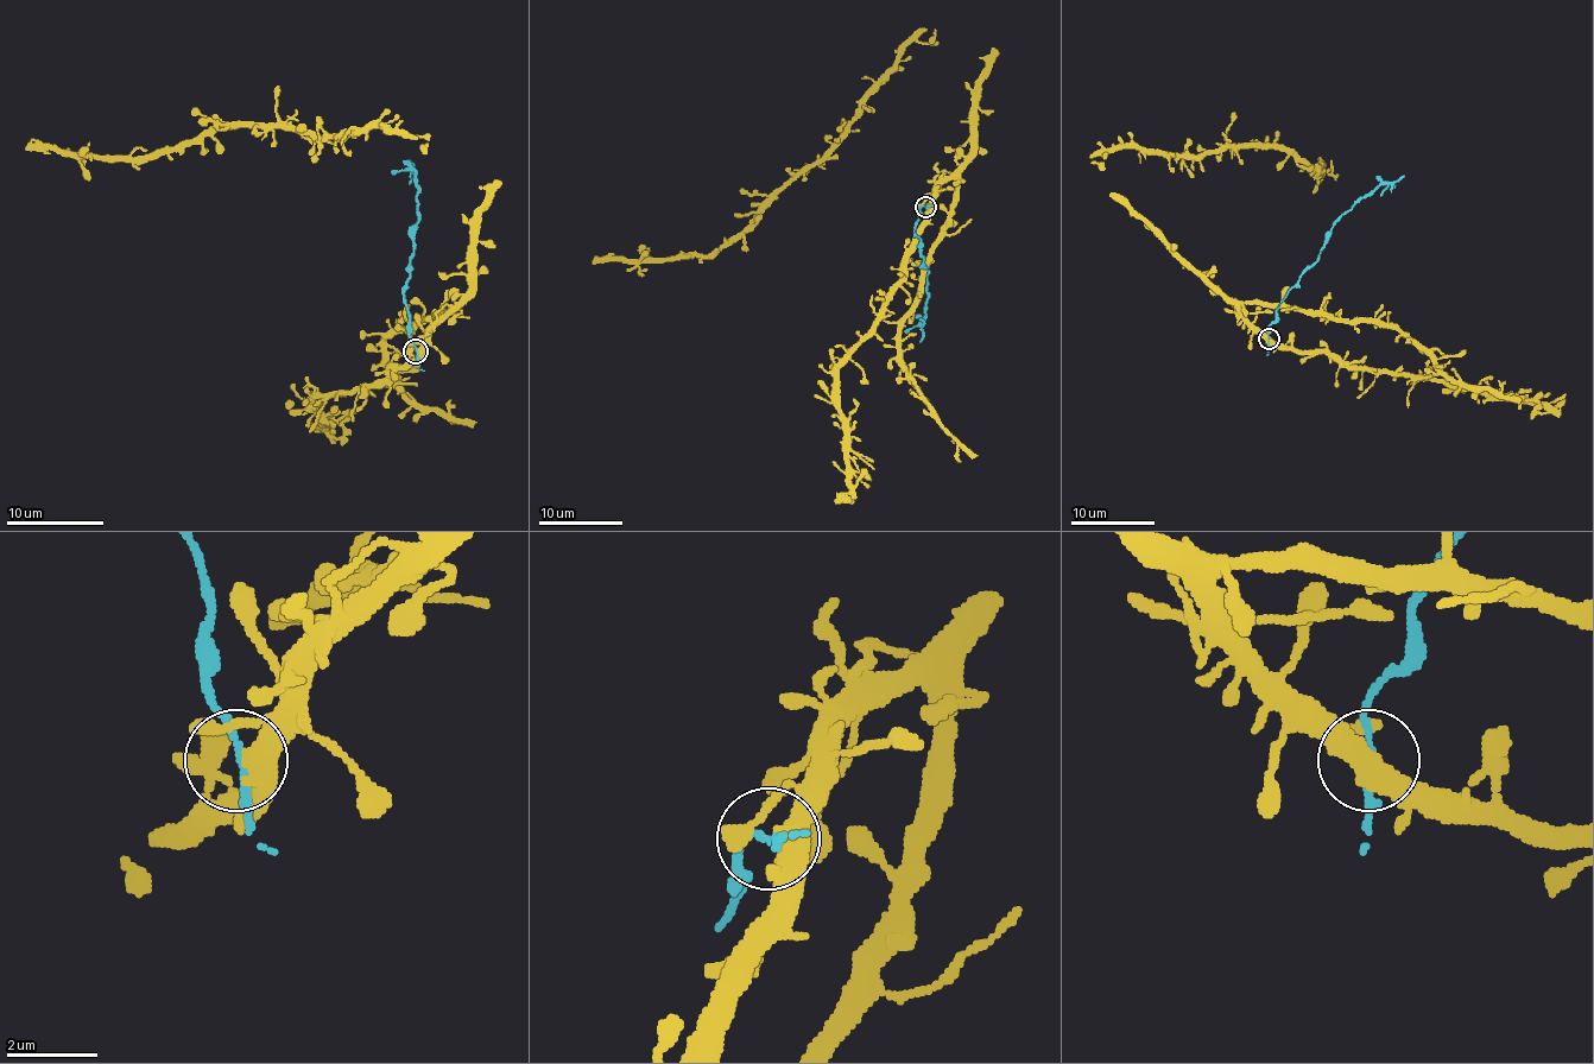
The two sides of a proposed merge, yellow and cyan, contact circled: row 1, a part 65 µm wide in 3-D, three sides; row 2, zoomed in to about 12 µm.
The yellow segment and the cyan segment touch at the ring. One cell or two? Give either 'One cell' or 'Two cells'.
Two cells

